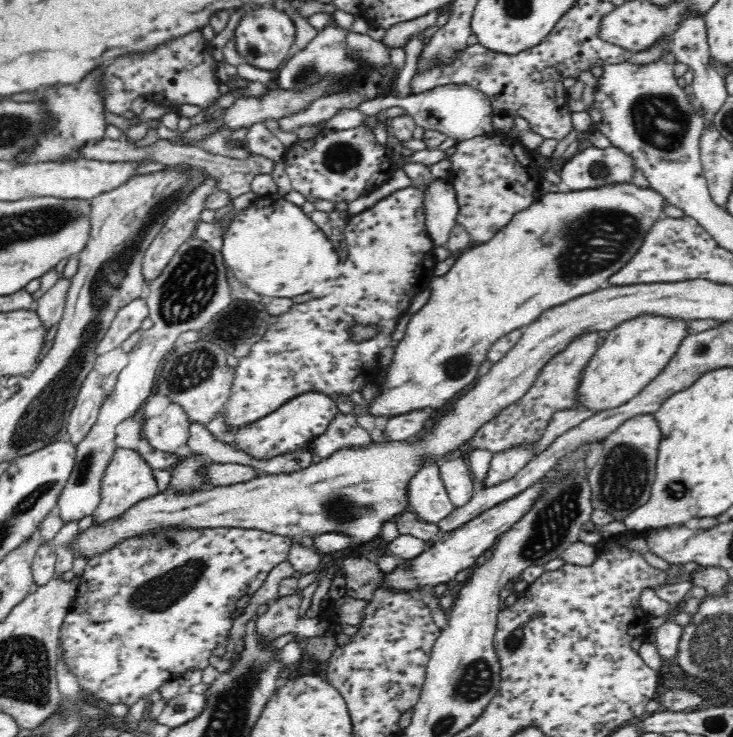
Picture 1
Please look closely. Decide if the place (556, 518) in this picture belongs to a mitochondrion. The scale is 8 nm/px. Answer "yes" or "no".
yes

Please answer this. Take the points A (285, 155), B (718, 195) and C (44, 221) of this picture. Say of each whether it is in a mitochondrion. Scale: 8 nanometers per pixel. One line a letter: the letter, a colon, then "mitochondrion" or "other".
A: other
B: other
C: mitochondrion

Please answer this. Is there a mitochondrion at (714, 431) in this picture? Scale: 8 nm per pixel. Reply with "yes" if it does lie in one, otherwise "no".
no

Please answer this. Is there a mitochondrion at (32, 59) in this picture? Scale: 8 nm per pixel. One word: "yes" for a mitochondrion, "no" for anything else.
no

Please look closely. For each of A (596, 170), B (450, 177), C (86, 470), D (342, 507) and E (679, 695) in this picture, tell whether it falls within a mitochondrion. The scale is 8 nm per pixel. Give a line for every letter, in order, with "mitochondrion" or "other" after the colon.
A: mitochondrion
B: other
C: mitochondrion
D: mitochondrion
E: mitochondrion

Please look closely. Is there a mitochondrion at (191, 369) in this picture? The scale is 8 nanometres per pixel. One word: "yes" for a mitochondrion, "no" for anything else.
yes

